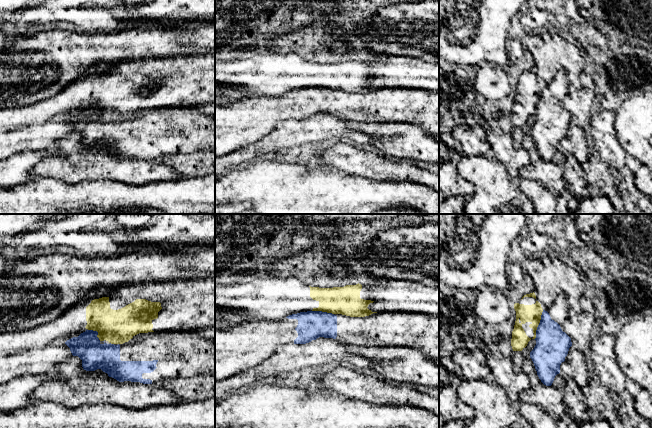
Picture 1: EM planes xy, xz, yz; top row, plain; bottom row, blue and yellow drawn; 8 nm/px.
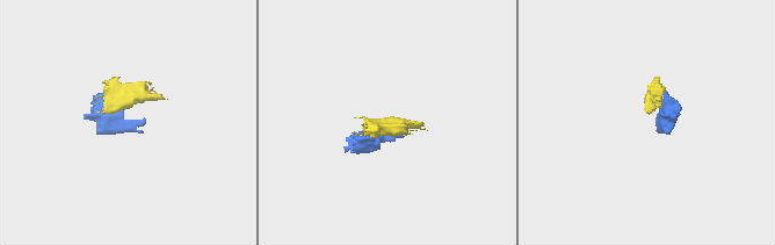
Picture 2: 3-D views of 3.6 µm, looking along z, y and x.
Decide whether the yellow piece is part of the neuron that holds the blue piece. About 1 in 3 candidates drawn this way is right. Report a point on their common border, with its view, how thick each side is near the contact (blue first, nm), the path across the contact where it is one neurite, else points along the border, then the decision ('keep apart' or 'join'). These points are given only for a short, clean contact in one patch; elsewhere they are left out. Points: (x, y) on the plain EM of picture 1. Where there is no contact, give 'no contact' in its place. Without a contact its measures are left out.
meets blue in yz at (539, 100); 280 nm thick on the blue side, 140 nm on the other; border along yz (543, 86), (534, 114); keep apart

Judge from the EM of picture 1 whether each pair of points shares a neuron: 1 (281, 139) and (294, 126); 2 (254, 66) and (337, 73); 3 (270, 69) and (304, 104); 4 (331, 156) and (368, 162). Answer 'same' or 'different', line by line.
1: same
2: same
3: different
4: same

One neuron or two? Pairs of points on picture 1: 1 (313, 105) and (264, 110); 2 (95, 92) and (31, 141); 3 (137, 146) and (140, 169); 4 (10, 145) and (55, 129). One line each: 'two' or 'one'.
1: one
2: two
3: two
4: one

